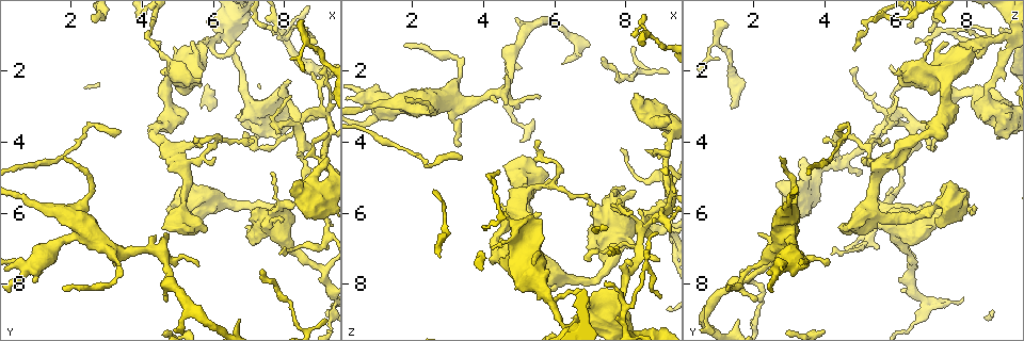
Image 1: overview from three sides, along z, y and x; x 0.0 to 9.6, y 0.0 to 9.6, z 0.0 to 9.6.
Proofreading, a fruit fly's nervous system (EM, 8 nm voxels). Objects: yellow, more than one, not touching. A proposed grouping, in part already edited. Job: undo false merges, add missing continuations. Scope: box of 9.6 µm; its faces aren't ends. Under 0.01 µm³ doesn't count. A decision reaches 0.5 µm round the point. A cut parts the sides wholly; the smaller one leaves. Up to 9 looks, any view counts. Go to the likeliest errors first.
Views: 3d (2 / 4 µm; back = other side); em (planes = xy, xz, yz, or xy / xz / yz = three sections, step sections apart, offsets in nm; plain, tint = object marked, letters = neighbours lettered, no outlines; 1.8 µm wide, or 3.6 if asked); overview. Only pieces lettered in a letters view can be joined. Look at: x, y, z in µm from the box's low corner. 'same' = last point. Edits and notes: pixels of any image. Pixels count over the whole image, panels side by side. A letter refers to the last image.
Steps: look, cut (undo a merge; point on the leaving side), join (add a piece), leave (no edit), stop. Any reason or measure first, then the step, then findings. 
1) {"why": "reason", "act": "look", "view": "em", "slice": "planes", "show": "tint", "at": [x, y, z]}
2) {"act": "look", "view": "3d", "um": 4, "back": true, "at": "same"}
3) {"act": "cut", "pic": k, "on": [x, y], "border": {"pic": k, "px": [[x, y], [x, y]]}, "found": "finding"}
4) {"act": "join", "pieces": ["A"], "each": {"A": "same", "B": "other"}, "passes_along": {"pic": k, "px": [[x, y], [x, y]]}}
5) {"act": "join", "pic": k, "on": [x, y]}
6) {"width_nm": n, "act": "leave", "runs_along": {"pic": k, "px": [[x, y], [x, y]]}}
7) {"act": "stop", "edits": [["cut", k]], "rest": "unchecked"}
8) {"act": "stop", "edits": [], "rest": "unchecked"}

{"why": "looks like a crossing", "act": "look", "view": "3d", "um": 4, "back": true, "at": [8.40, 3.50, 6.55]}

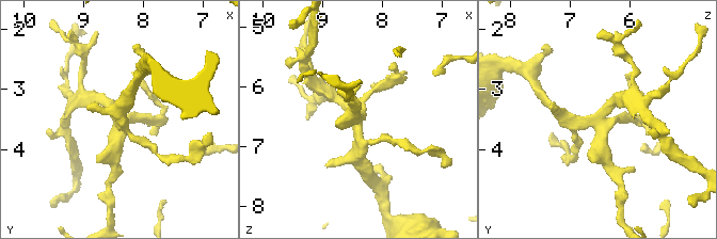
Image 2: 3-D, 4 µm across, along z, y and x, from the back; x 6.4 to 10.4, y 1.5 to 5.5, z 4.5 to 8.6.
{"act": "look", "view": "em", "um": 3.6, "slice": "planes", "show": "letters", "at": [8.45, 3.50, 6.55]}

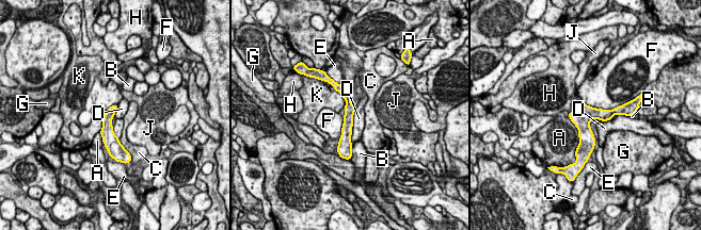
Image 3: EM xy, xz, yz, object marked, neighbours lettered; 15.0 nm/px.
{"act": "leave", "each": {"A": "other", "B": "other", "C": "other", "D": "other", "E": "other", "F": "other", "G": "other", "H": "other", "J": "other", "K": "other"}, "runs_along": {"pic": 3, "px": [[336, 86], [348, 99], [344, 143]]}, "found": "all the same neuron"}

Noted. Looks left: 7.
{"why": "calibre changes", "act": "look", "view": "3d", "um": 4, "at": [7.25, 3.00, 8.60]}

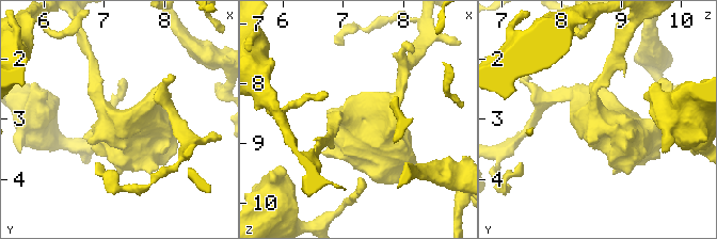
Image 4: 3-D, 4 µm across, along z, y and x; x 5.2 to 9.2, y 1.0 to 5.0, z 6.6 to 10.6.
{"why": "now the EM", "act": "look", "view": "em", "um": 3.6, "slice": "yz", "step": 8, "show": "letters", "at": [7.25, 3.05, 8.60]}

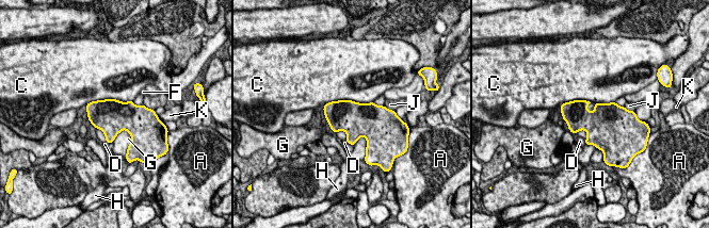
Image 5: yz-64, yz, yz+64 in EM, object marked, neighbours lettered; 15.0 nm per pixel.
{"act": "leave", "each": {"A": "other", "C": "other", "D": "other", "F": "other", "G": "other", "H": "other", "J": "other", "K": "other"}, "border": {"pic": 5, "px": [[372, 101], [332, 100], [324, 104]]}, "found": "one neuron here"}

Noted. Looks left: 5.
{"why": "sharp bend", "act": "look", "view": "em", "um": 3.6, "slice": "planes", "show": "tint", "at": [8.60, 1.20, 0.95]}

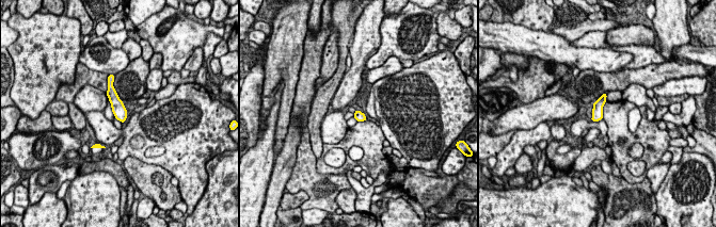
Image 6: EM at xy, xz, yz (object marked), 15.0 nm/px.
{"act": "look", "view": "em", "um": 3.6, "slice": "planes", "show": "letters", "at": "same"}

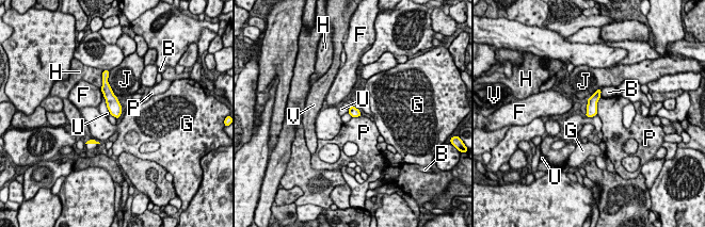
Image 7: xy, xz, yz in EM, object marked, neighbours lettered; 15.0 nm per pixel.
{"width_nm": 140, "longest_contact_nm": ["J", 380], "act": "leave", "each": {"B": "other", "F": "other", "G": "other", "H": "other", "J": "other", "P": "other", "U": "other", "V": "other"}, "found": "all the same neuron"}

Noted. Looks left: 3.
{"why": "stops while still wide", "act": "look", "view": "em", "slice": "planes", "show": "letters", "at": [8.10, 5.70, 6.90]}

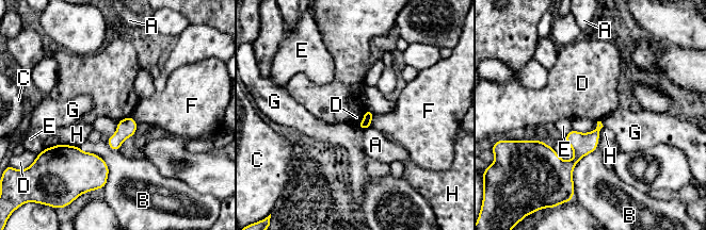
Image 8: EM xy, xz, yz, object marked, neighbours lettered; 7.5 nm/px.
{"act": "leave", "each": {"A": "other", "B": "other", "C": "other", "D": "other", "E": "other", "F": "other", "G": "other", "H": "other"}, "runs_along": {"pic": 8, "px": [[596, 131], [571, 164], [535, 143]]}, "found": "none of them fits"}

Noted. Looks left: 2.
{"act": "stop", "edits": [], "rest": "unchecked"}

